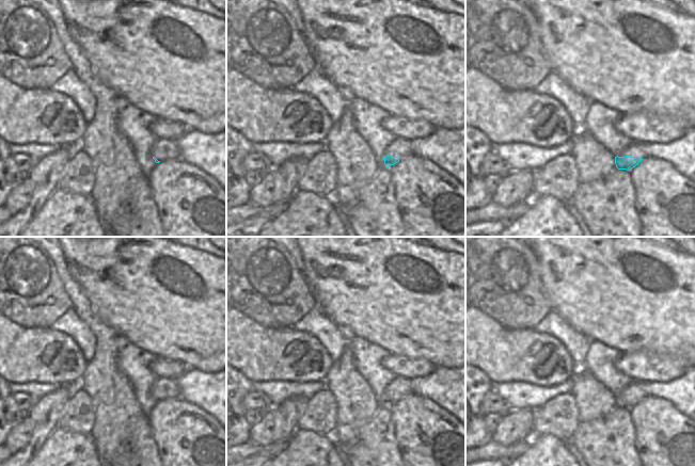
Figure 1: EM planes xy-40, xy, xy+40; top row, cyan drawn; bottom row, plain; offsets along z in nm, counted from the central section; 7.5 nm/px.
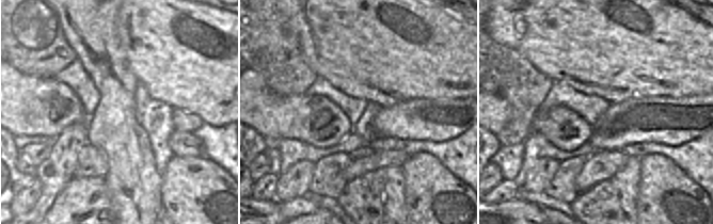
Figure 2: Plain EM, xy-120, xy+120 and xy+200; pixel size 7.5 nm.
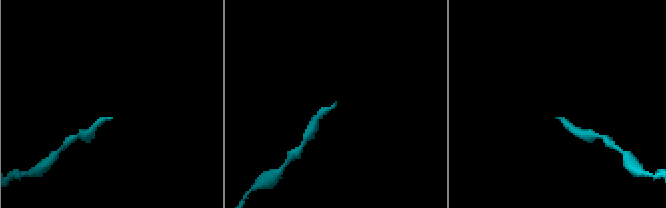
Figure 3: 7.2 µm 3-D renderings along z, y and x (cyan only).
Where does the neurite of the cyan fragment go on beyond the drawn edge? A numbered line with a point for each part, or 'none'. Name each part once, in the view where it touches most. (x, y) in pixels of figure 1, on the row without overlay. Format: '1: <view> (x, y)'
1: xy+40 (634, 388).

